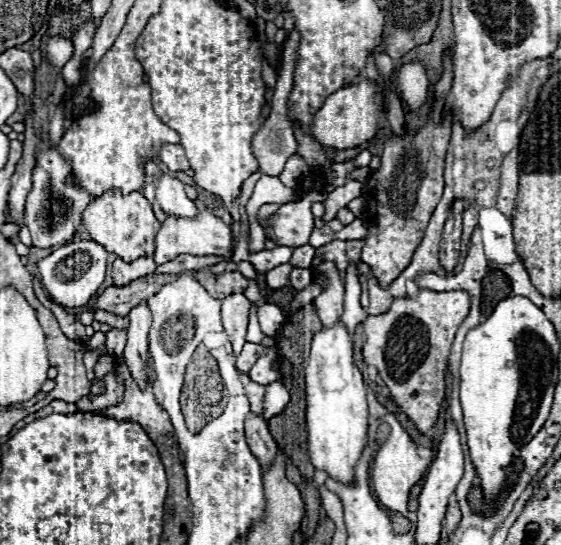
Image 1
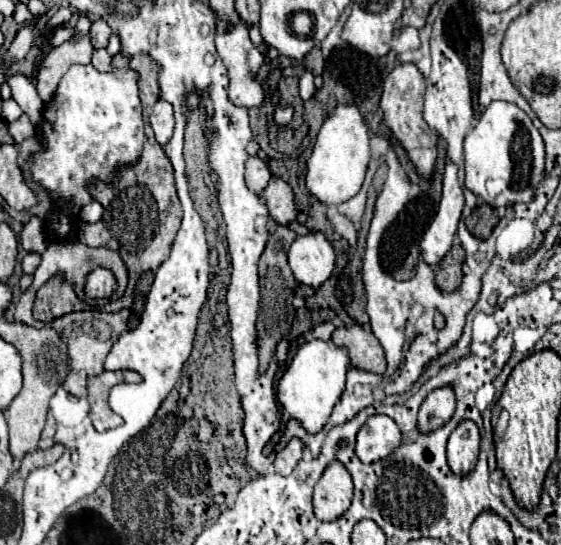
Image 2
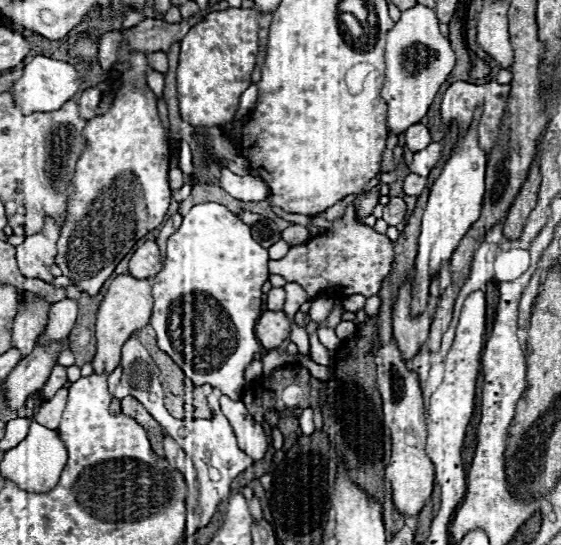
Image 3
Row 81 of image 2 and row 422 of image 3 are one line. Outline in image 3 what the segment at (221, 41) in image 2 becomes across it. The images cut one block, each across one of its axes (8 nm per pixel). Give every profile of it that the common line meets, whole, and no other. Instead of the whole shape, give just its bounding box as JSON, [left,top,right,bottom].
[220,396,268,460]

